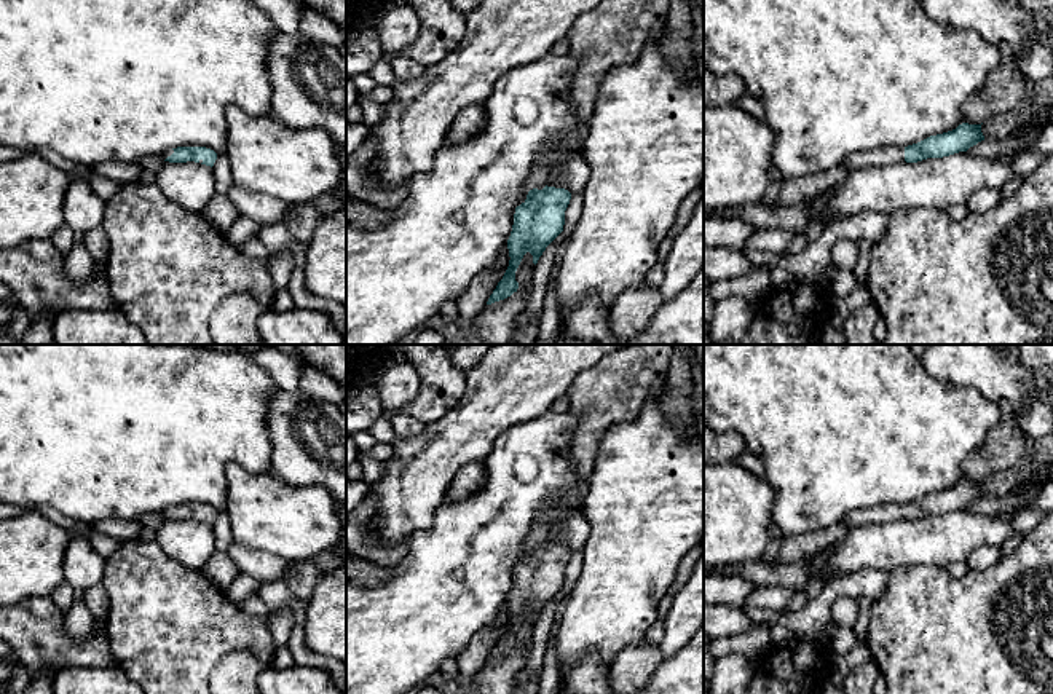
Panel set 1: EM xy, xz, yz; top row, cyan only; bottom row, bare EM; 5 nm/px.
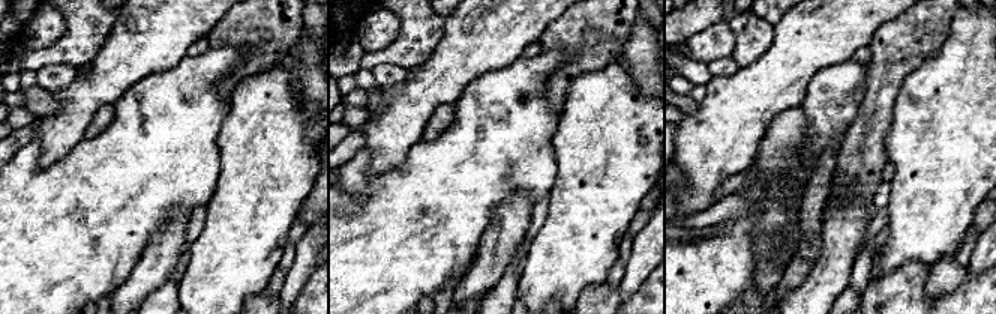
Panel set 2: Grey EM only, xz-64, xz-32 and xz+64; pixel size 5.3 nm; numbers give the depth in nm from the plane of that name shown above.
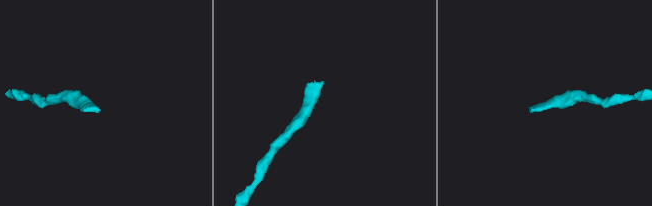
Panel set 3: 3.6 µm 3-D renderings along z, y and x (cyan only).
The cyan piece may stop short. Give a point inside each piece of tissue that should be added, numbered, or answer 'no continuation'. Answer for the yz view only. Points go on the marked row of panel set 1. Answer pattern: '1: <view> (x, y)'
1: yz (878, 157)

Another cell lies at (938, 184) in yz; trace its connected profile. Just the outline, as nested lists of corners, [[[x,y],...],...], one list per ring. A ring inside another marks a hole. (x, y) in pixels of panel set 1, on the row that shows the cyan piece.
[[[967,152],[885,168],[852,168],[828,196],[820,193],[810,198],[812,222],[828,217],[836,222],[860,212],[889,215],[911,207],[946,211],[967,204],[981,188],[1002,190],[1012,179],[1012,163]]]

